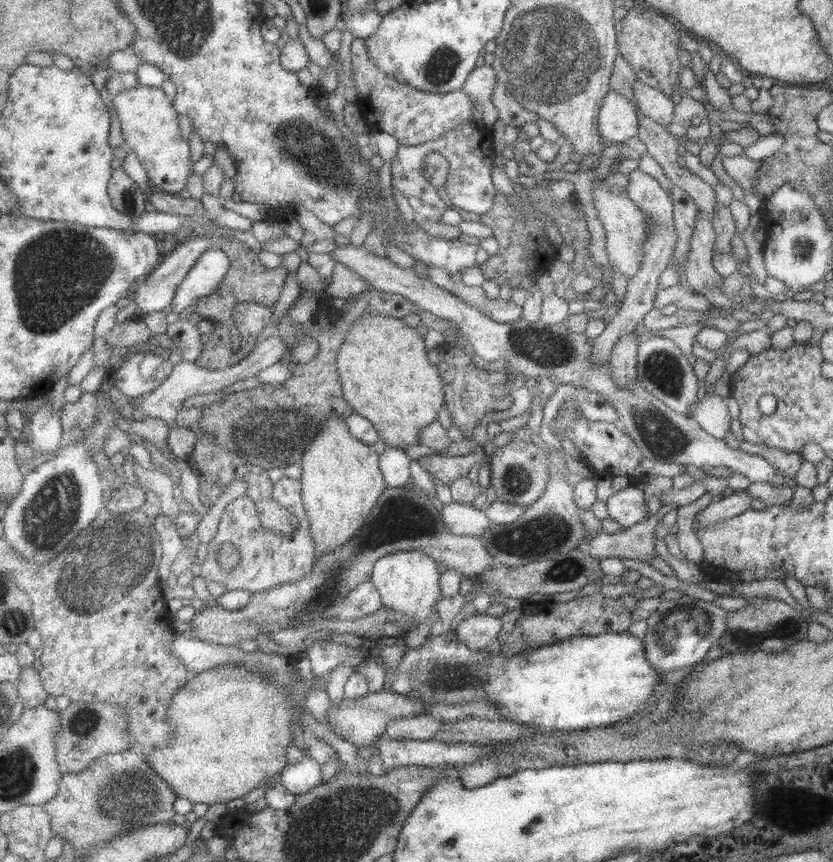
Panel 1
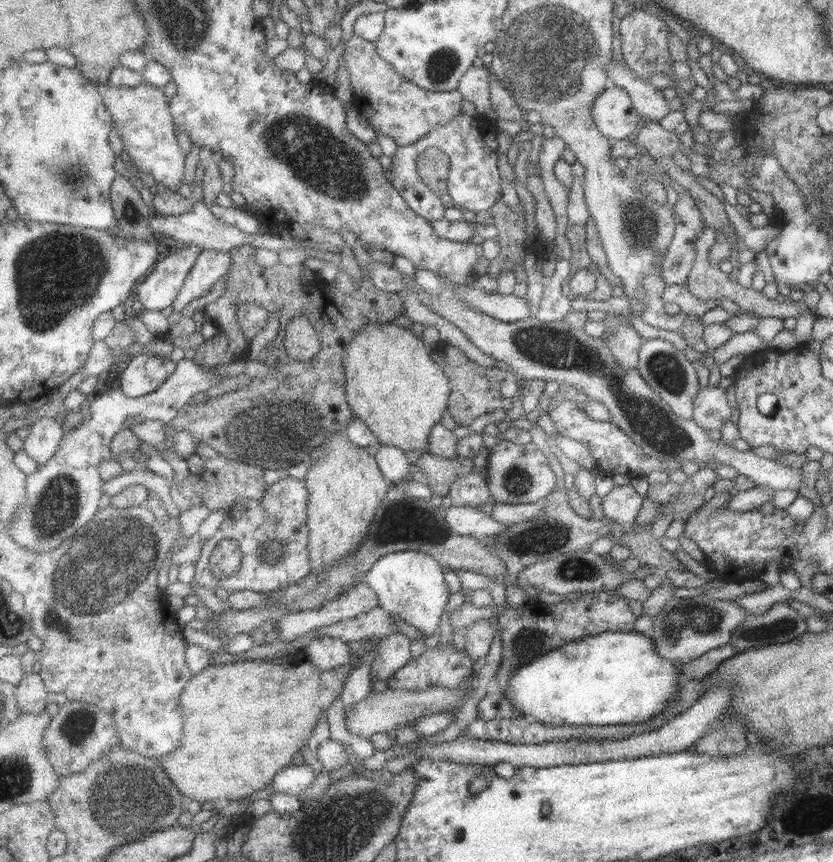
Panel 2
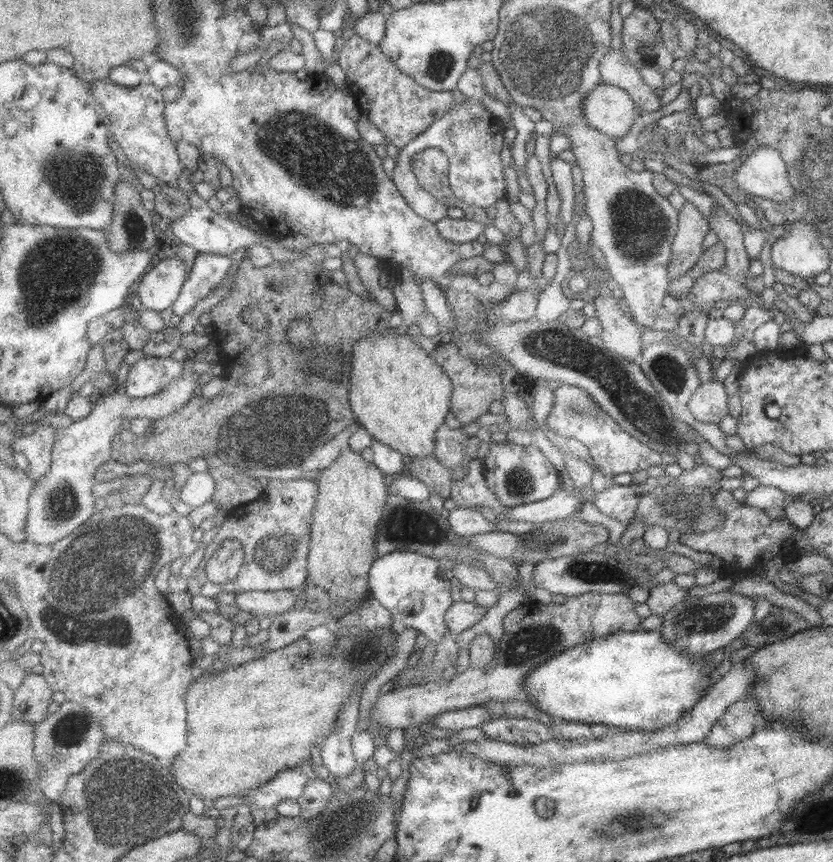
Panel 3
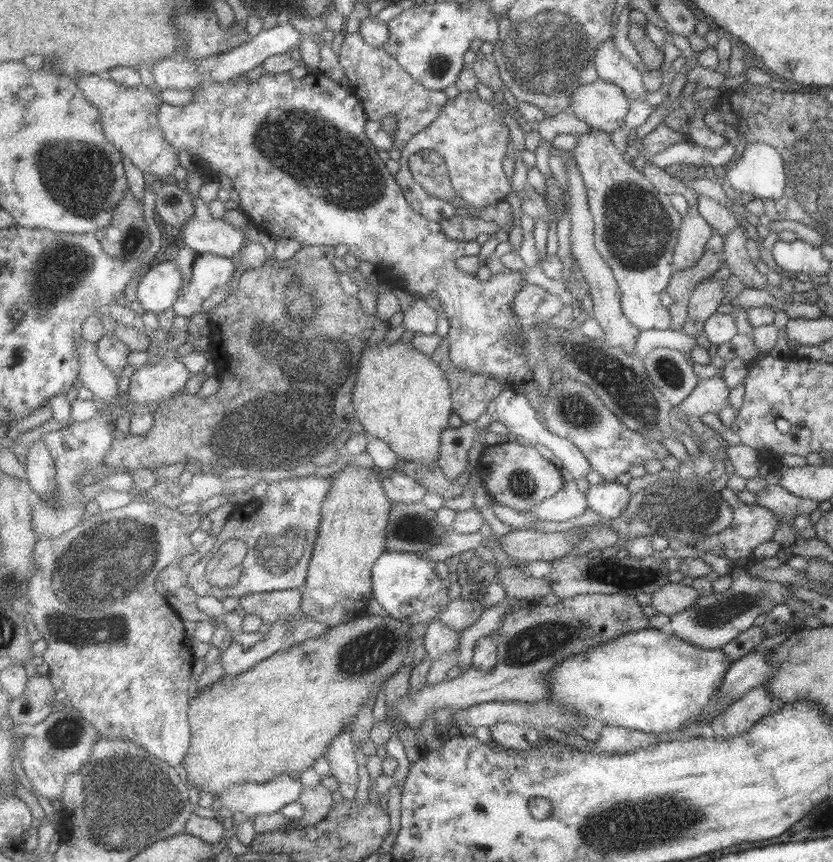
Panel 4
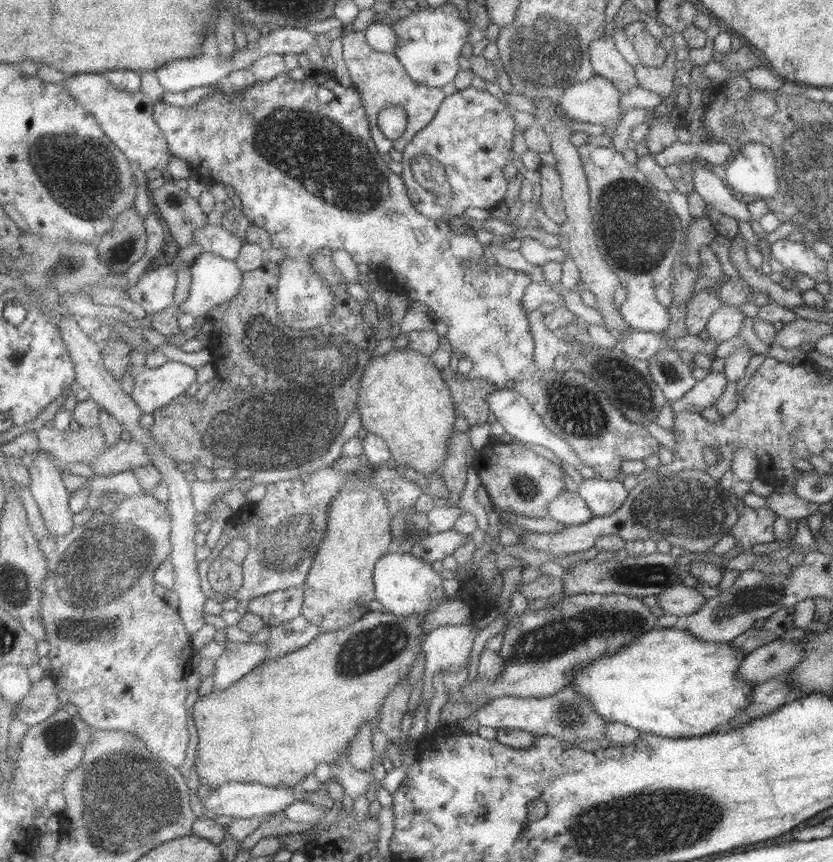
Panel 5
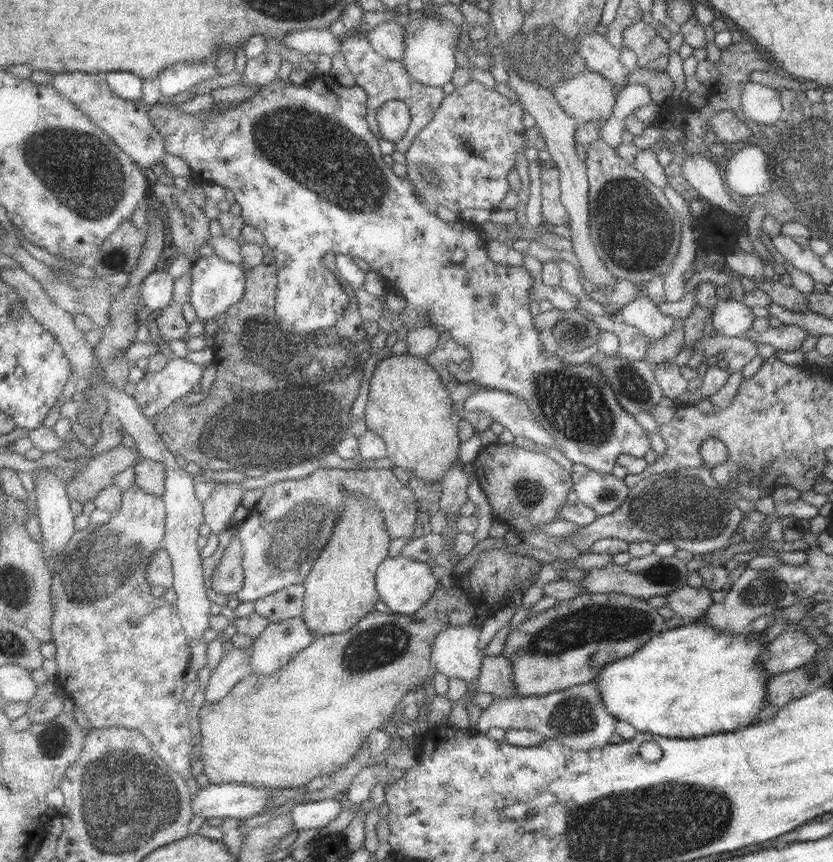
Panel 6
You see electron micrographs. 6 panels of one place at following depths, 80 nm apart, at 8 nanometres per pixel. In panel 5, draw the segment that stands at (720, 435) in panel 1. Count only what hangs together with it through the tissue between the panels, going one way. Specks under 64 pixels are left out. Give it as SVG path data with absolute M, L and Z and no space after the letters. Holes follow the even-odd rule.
M710 370L701 381L695 382L679 400L670 403L673 415L675 412L701 412L709 406L715 406L717 399L723 394L727 386L723 373Z

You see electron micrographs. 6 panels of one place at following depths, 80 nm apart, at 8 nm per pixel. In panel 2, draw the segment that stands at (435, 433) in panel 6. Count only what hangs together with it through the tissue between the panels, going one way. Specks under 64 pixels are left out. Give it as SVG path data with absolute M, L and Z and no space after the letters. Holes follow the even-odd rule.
M373 322L360 328L353 342L347 346L345 365L347 398L355 417L362 418L376 435L379 445L392 445L405 452L416 451L429 454L431 432L441 422L449 398L451 398L451 380L432 358L432 349L419 338L413 330L393 324L393 322Z

